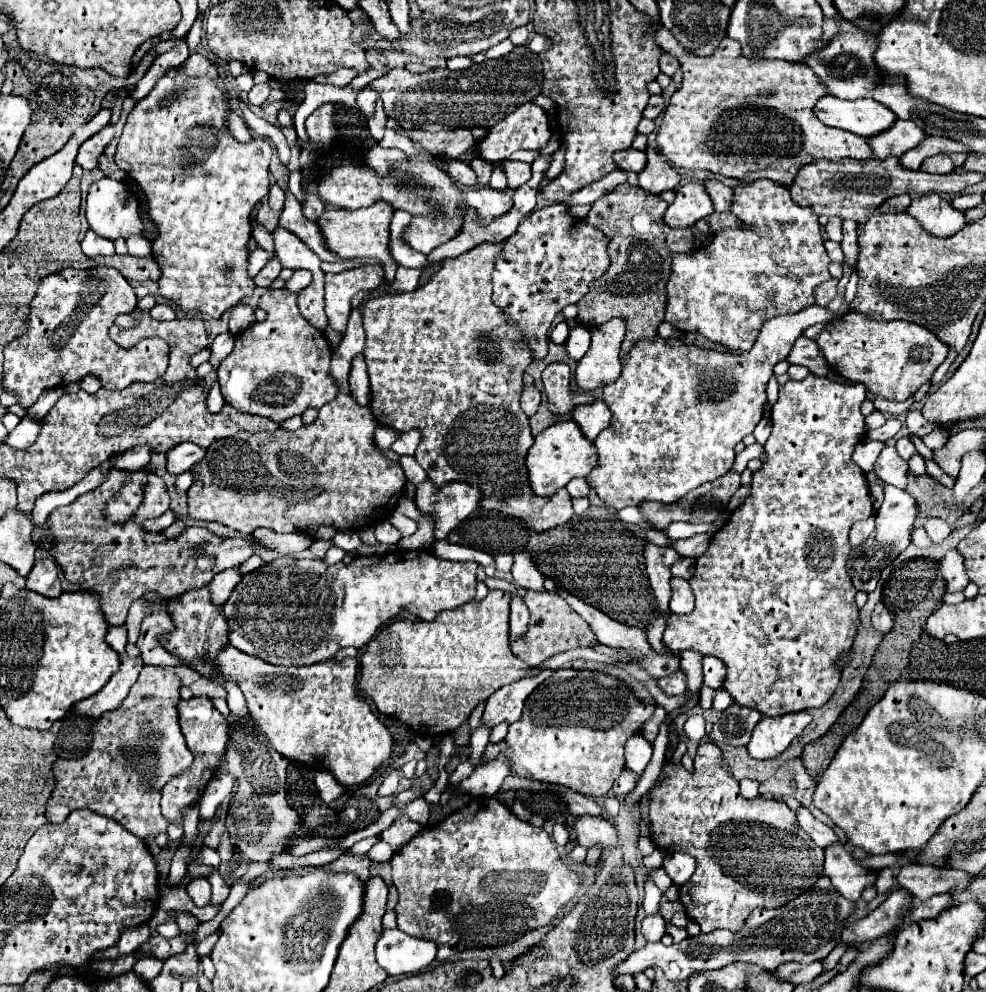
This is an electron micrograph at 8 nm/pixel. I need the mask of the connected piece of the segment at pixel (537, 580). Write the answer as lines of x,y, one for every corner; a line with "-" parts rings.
527,552
515,554
515,564
513,564
513,582
519,588
525,590
535,590
535,592
543,592
543,574
537,572
535,564
531,564
531,556
527,556

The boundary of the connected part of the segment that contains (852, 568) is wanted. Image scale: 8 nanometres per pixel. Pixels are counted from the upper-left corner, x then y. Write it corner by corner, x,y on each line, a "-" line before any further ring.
883,484
883,488
885,488
885,500
877,512
877,526
863,544
859,544
855,550
851,550
849,560
847,560
849,578
851,578
853,586
863,592
873,592
877,586
877,580
881,576
881,570
885,566
889,566
889,562
895,560
911,544
911,532
915,528
913,524
921,516
919,502
909,492
891,488
887,484

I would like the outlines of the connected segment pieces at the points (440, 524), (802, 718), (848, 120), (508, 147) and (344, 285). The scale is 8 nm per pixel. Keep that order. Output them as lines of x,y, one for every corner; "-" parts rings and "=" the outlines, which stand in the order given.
425,480
423,484
417,486
415,506
421,514
433,518
433,522
435,522
435,540
445,540
447,534
459,522
463,522
473,510
477,510
479,500
481,500
481,492
475,486
469,486
465,482
455,482
455,484
445,484
443,488
433,488
431,480
=
791,712
777,718
761,718
747,744
753,758
775,758
787,750
791,740
799,736
811,722
809,712
=
823,96
815,104
815,116
831,128
847,130
863,138
877,136
893,126
897,116
875,100
841,100
835,96
=
527,102
527,104
519,106
515,112
511,112
509,116
505,116
499,124
495,124
489,130
487,138
479,142
481,158
495,164
495,162
507,160
517,150
541,150
549,142
549,136
551,136
549,122
547,122
547,116
545,116
543,108
535,106
533,102
=
365,266
365,268
341,272
341,274
325,274
325,314
329,316
331,330
345,332
347,320
351,314
351,296
353,294
357,294
359,290
379,288
381,284
383,284
383,268
381,266

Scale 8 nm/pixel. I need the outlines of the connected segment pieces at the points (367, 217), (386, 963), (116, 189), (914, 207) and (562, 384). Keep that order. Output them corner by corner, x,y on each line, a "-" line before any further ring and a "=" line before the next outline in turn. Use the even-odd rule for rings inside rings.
383,202
373,204
369,208
357,208
357,210
335,208
335,210
325,210
321,214
321,218
317,220
317,226
323,234
323,240
325,240
325,246
329,252
339,256
341,260
363,258
363,256
381,260
385,264
385,270
387,270
387,282
391,284
395,280
395,272
397,272
397,264
391,262
391,254
387,250
391,214
393,214
393,208
389,204
383,204
=
399,928
383,930
377,946
379,966
387,970
389,976
411,976
423,972
437,954
433,942
409,936
=
103,178
103,180
95,182
87,194
85,214
87,214
87,222
89,222
91,230
97,236
103,236
107,240
115,242
119,238
127,240
129,236
141,236
143,234
143,220
141,220
139,202
125,182
119,182
113,178
=
923,194
913,198
905,212
911,214
931,236
953,236
967,224
965,212
951,208
951,204
939,194
=
564,362
547,366
541,375
543,388
547,392
549,410
555,416
569,414
577,404
589,404
593,398
589,394
575,394
569,386
571,382
570,367

